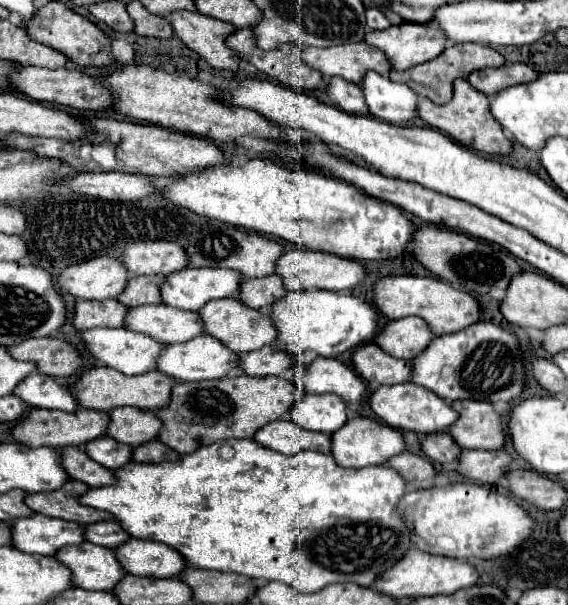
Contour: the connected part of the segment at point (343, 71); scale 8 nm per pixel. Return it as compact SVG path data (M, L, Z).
M365 41L327 47L327 49L303 47L301 59L309 67L321 71L323 77L339 75L351 83L359 83L359 79L363 77L363 71L369 71L369 69L379 71L381 75L387 75L391 71L391 65L385 61L383 51L367 45Z

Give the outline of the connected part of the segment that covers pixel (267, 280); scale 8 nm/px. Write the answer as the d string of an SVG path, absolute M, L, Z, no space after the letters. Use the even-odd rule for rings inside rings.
M269 275L261 279L245 279L241 285L239 301L253 309L269 309L275 301L287 295L287 287L283 287L283 277Z

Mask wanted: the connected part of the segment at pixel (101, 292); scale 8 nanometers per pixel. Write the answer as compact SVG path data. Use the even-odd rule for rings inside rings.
M97 257L85 263L67 267L59 275L63 291L77 299L115 299L127 287L129 271L115 257Z

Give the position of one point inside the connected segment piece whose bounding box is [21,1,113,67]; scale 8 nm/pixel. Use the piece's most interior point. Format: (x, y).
(53, 24)

